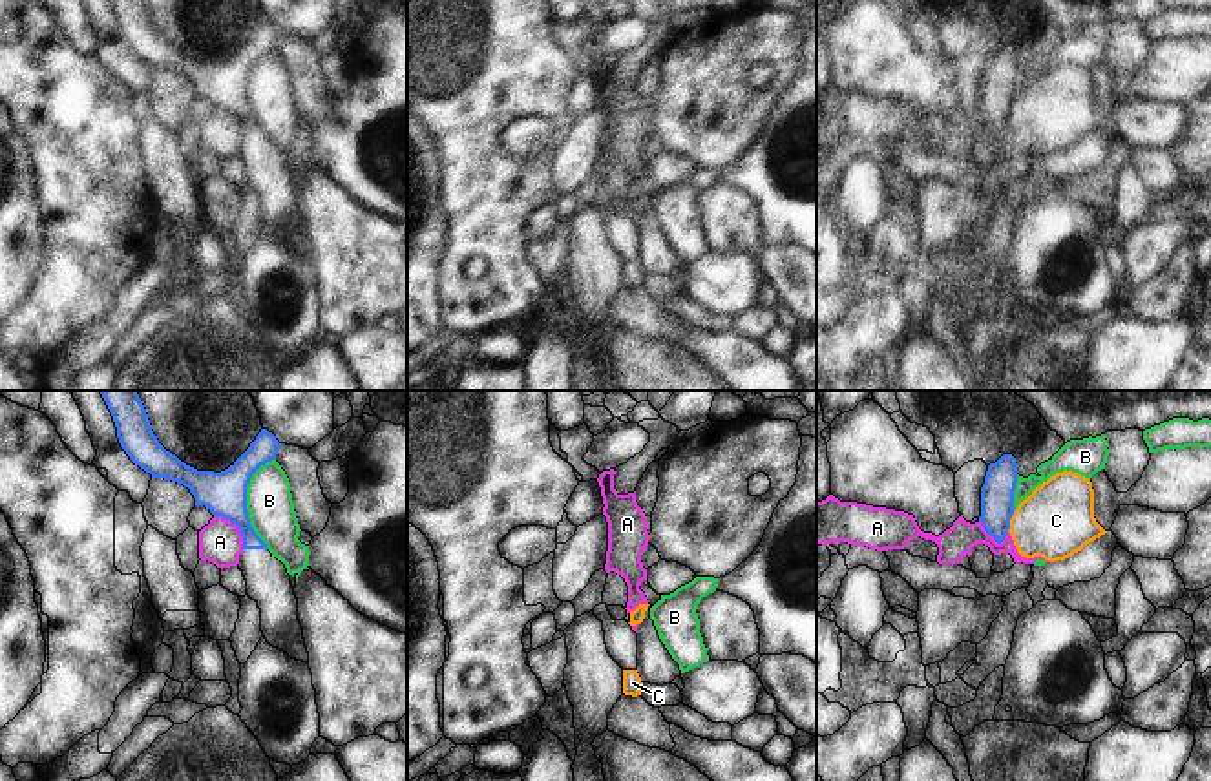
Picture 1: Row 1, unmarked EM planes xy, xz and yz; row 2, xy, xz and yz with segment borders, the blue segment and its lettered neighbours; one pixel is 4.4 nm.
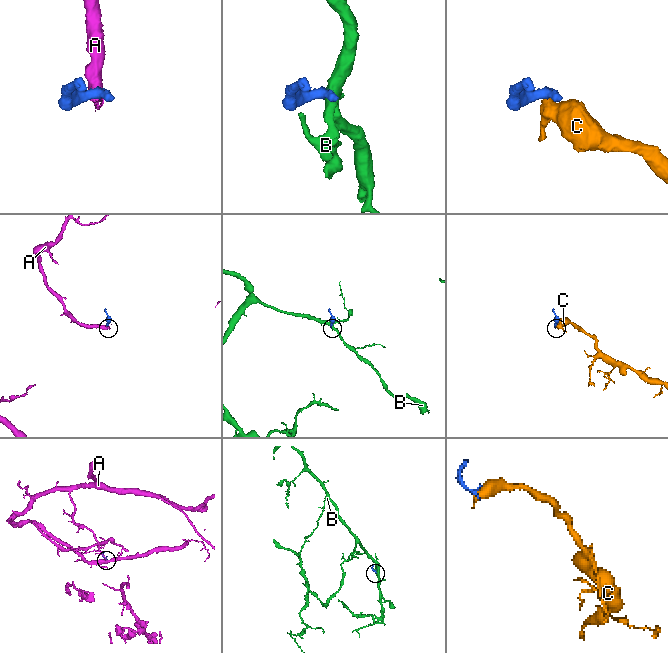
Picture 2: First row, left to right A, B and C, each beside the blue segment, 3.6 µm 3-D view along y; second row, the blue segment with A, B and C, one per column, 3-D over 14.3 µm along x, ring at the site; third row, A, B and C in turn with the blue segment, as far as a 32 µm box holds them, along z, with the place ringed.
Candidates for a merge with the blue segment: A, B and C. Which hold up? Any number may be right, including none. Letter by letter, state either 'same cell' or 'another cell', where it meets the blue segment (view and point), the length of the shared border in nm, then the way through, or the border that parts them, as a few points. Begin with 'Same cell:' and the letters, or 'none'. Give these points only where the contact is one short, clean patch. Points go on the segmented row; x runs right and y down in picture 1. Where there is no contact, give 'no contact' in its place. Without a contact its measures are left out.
Same cell: none
A: another cell | xy (236, 524) | 200 nm | along xy (214, 515), (229, 519), (238, 528), (243, 548)
B: another cell | xy (245, 500) | 400 nm | along xy (274, 458), (267, 460), (247, 486), (249, 524), (267, 548)
C: another cell | yz (1009, 522) | 100 nm | along yz (1014, 511), (1007, 531)

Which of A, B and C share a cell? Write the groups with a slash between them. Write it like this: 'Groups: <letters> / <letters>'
Groups: A C / B.

